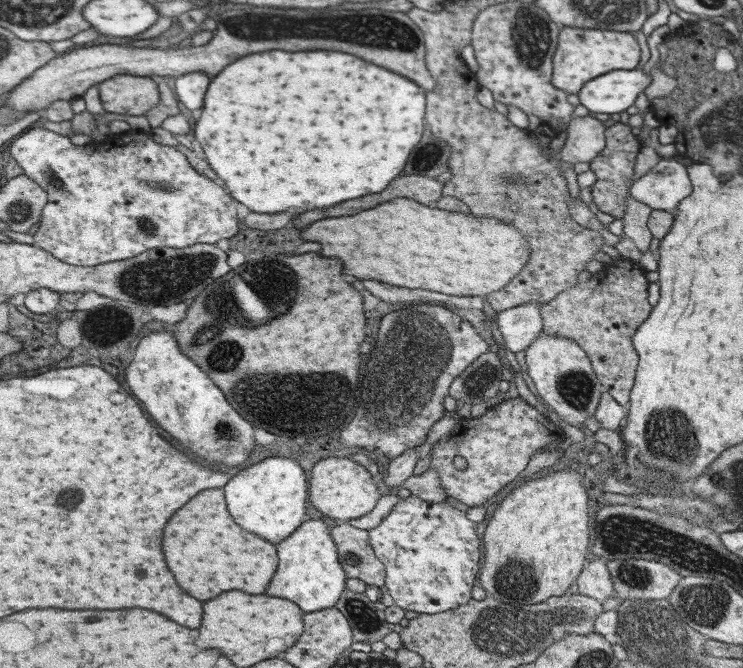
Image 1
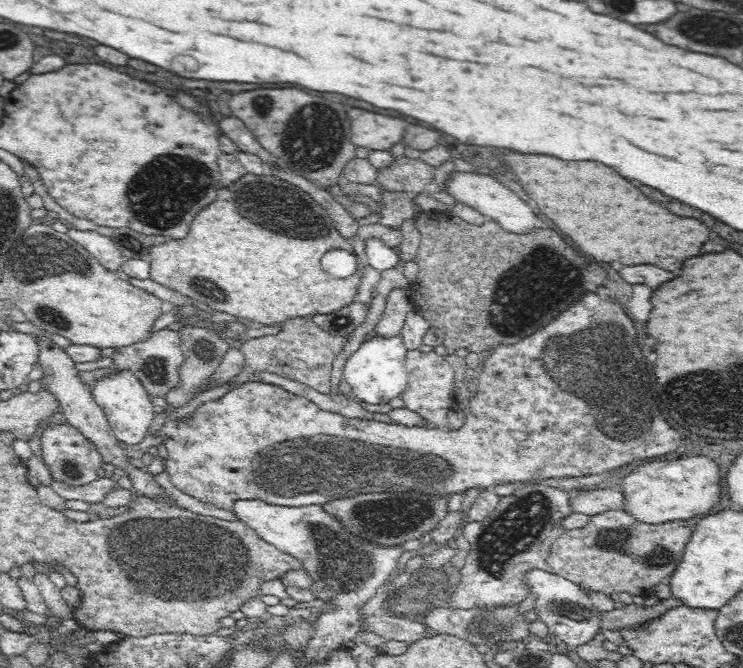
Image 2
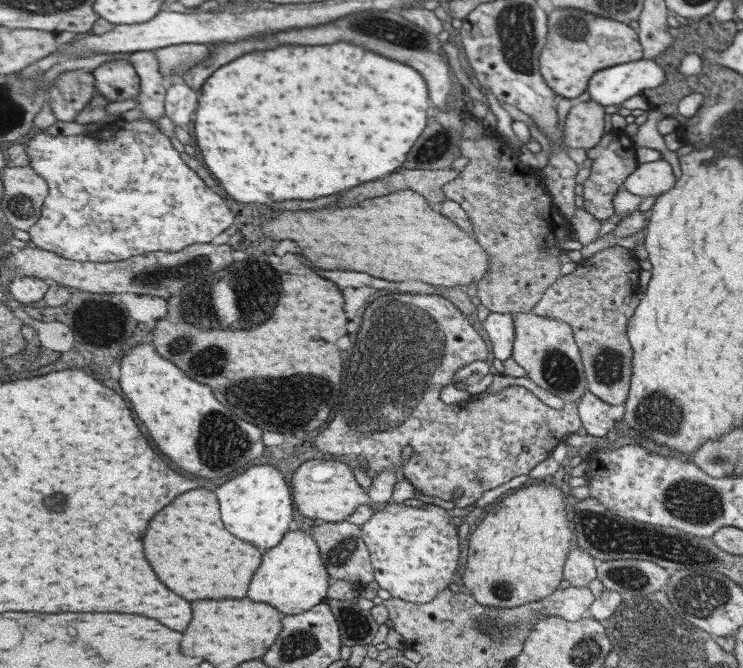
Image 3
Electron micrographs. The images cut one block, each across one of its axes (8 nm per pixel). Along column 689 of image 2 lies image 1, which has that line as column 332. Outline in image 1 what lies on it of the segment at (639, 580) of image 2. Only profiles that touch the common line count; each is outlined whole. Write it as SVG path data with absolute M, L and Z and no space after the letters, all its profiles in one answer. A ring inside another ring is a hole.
M347 522L328 528L333 545L340 554L341 568L347 578L358 578L365 585L384 585L385 568L369 547L367 531L359 530Z

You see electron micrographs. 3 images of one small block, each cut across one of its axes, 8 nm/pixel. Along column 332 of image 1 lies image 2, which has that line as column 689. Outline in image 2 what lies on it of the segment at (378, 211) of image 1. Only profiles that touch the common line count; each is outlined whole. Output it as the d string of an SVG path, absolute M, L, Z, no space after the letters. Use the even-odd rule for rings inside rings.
M516 152L502 154L502 160L512 168L518 176L520 184L526 188L532 200L536 200L538 208L566 232L580 250L594 256L602 262L622 262L626 266L632 264L654 264L664 270L682 268L682 260L688 256L702 254L704 242L708 242L708 228L700 220L680 218L668 212L664 206L646 198L632 182L618 176L612 168L606 168L598 162L566 162L554 160L554 156L518 156Z

